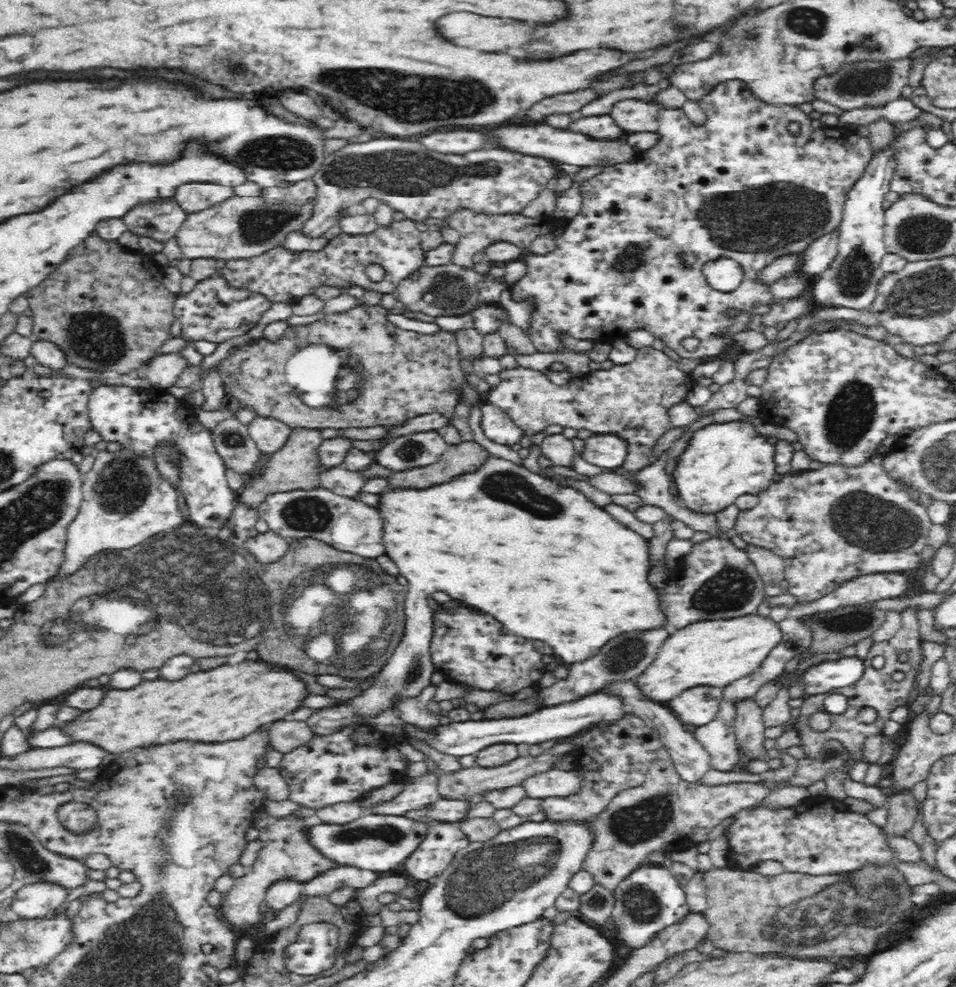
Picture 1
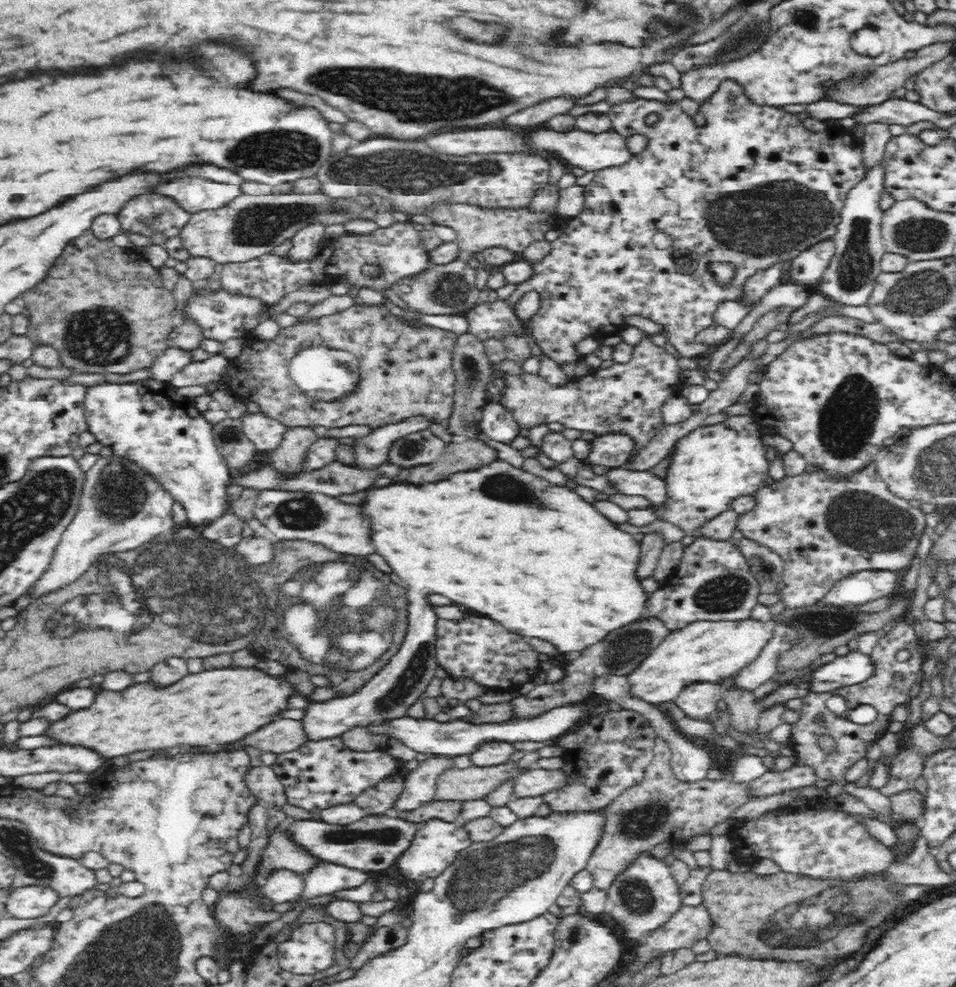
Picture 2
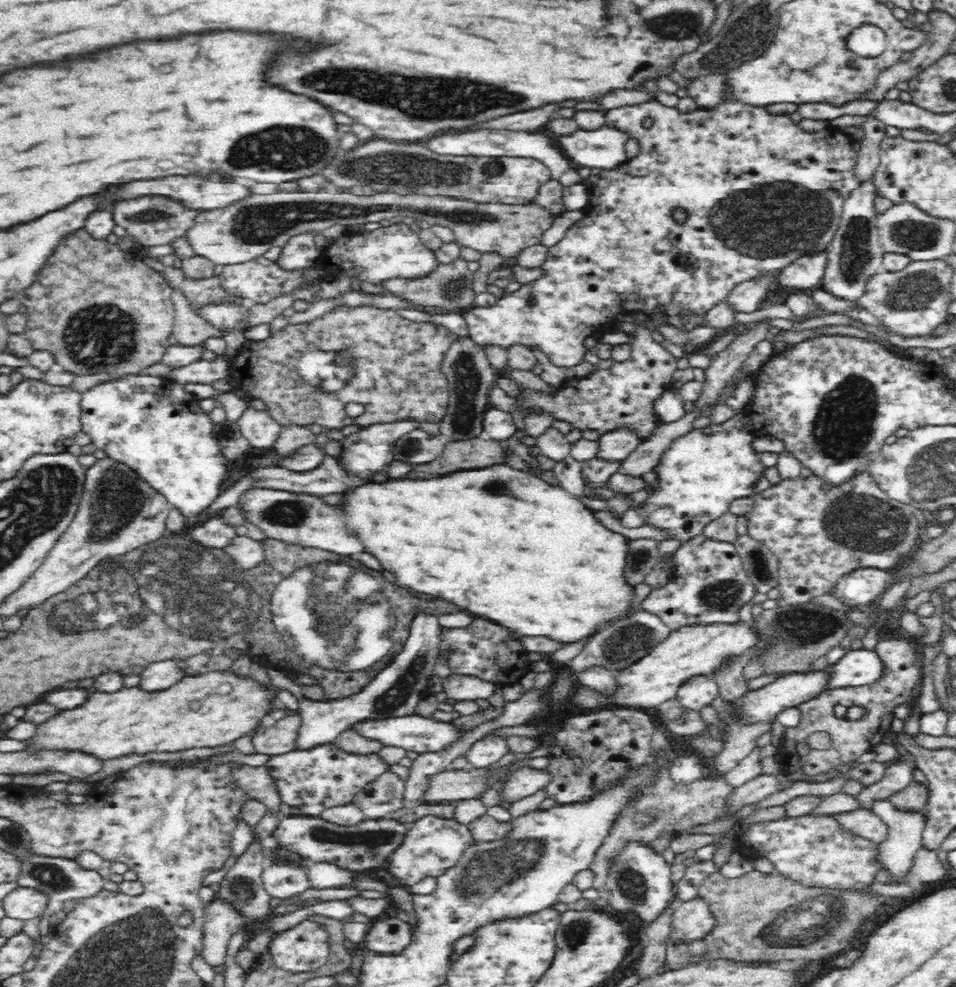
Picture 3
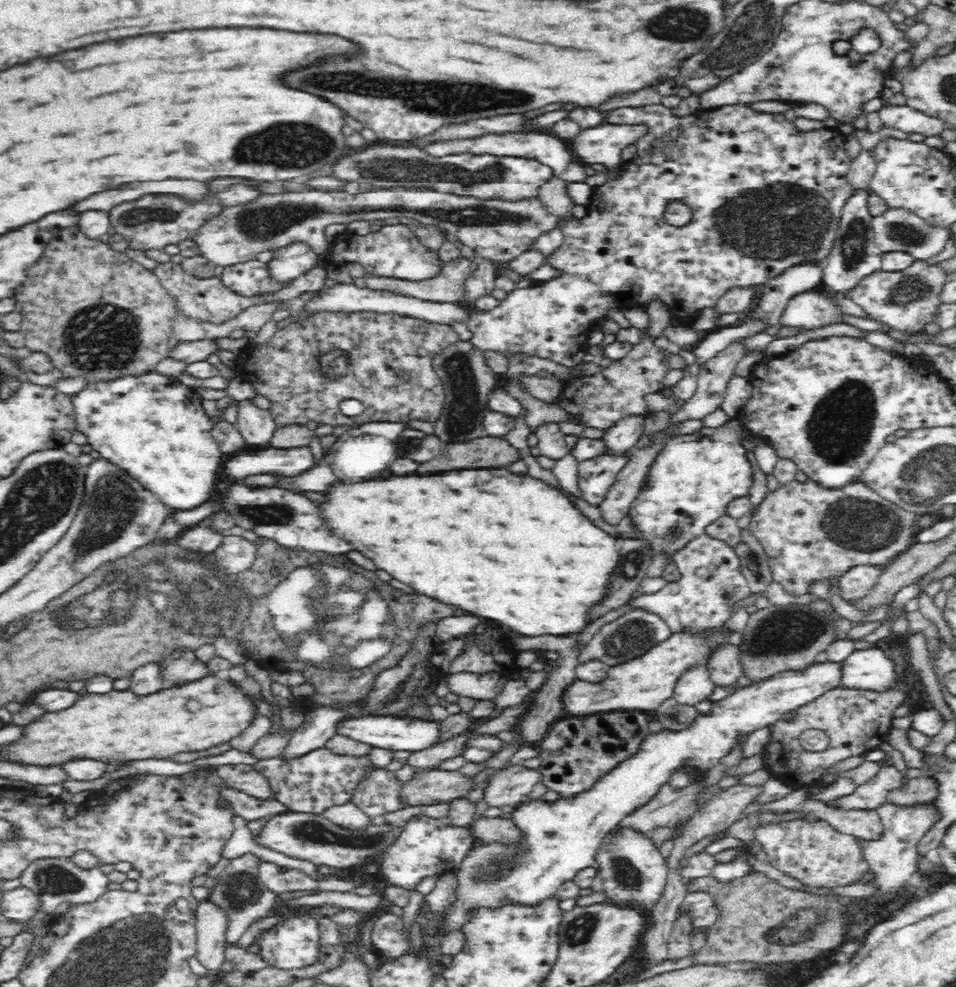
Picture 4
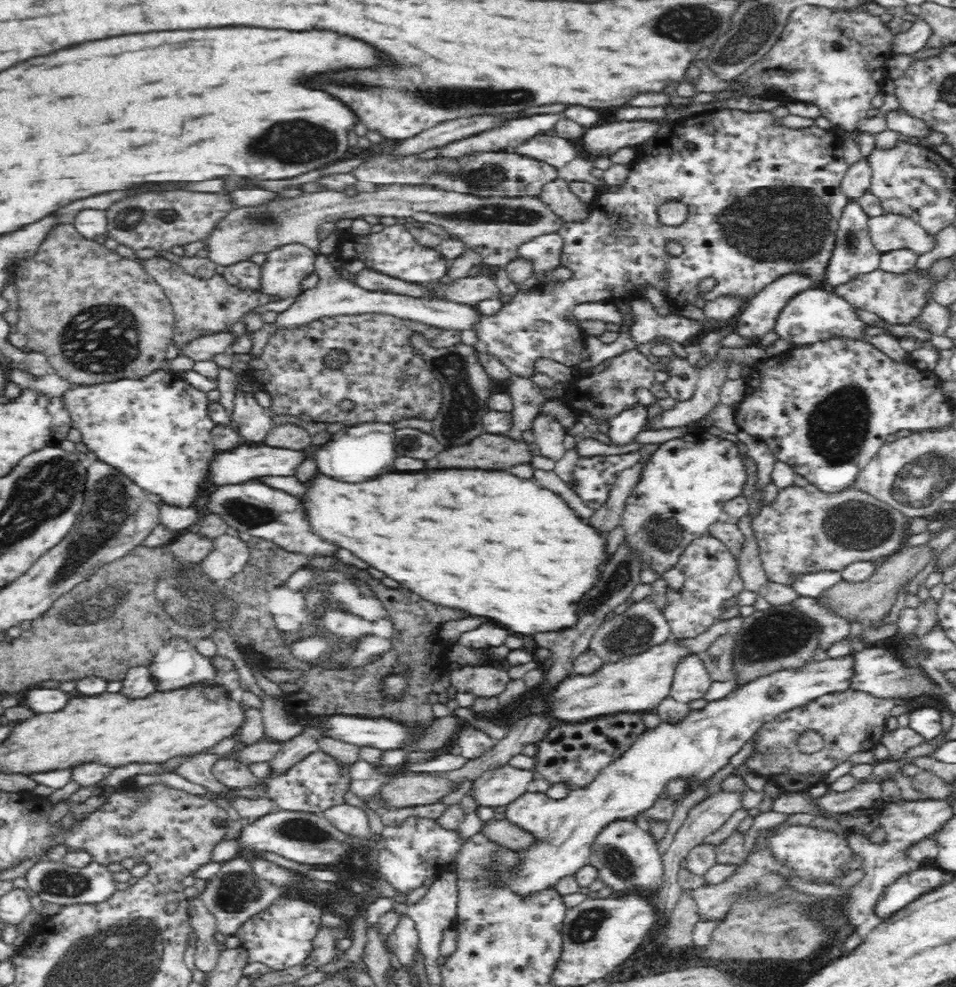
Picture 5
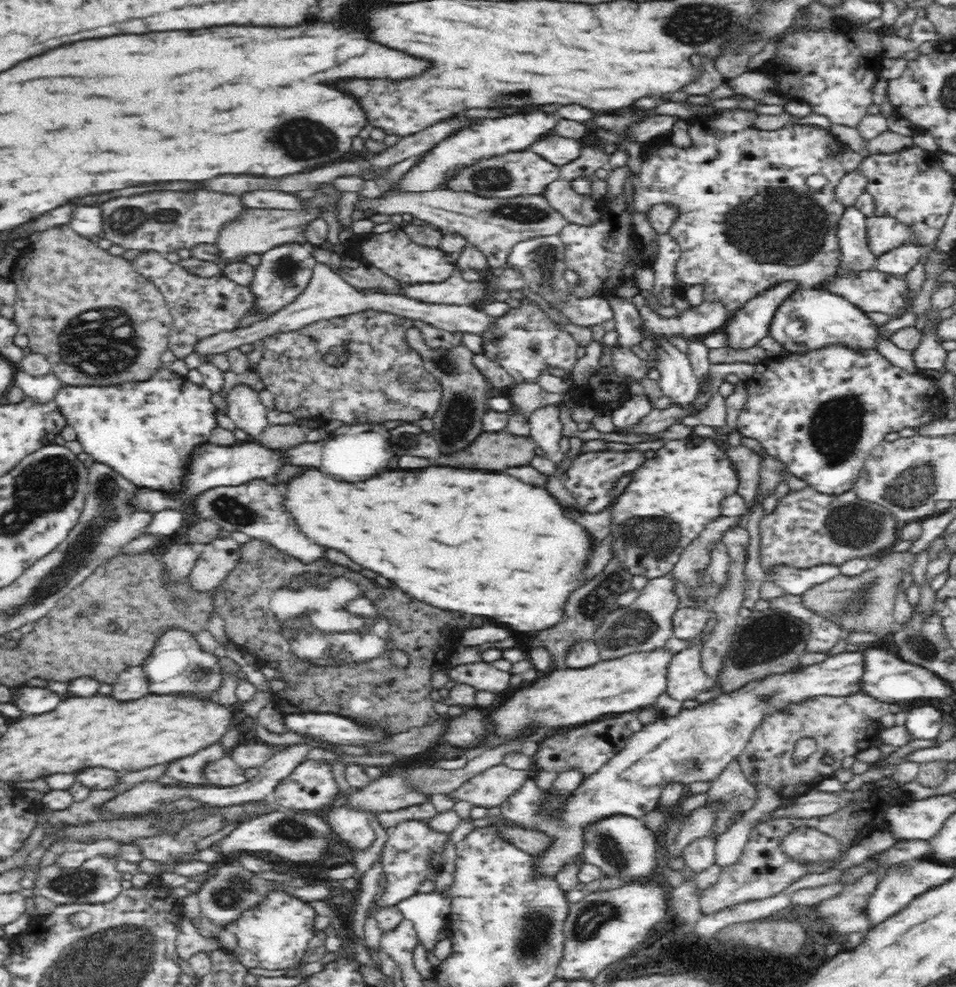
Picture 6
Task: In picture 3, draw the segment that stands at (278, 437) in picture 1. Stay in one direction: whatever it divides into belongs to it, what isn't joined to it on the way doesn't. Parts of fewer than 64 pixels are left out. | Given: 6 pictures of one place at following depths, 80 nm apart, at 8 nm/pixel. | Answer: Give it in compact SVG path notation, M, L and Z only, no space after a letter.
M252 407L244 412L237 424L240 432L254 448L272 448L284 428L276 416L266 410L260 411Z

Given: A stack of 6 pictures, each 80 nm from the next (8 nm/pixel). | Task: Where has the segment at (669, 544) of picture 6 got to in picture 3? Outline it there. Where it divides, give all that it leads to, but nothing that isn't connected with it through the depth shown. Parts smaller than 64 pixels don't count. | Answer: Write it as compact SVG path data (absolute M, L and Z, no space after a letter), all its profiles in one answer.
M736 412L722 424L692 430L670 444L653 469L658 477L654 494L638 507L640 514L646 515L646 524L668 528L684 543L702 534L711 520L728 512L733 500L754 494L765 468L752 446L754 430L749 426L749 415Z

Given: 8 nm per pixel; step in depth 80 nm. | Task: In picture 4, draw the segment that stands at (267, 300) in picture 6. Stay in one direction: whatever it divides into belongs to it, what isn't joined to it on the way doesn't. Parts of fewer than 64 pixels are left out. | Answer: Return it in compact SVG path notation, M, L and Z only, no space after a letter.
M300 241L291 242L289 245L274 251L274 258L268 262L270 272L277 280L291 284L302 274L319 264L320 255L314 247Z

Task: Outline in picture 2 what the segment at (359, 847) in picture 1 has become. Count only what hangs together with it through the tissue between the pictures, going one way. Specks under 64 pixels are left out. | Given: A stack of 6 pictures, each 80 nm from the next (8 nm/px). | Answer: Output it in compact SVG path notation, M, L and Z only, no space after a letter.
M366 815L348 825L326 824L317 817L310 820L289 821L289 831L300 845L324 862L339 864L368 872L388 870L406 852L424 824L409 822L392 815Z

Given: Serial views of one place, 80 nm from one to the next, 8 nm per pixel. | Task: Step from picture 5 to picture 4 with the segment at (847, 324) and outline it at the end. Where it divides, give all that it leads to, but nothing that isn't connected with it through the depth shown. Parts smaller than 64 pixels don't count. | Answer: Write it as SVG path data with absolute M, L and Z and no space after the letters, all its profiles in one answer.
M818 289L790 298L779 324L800 331L813 330L844 323L842 315L830 299L829 292L825 294L824 289Z

